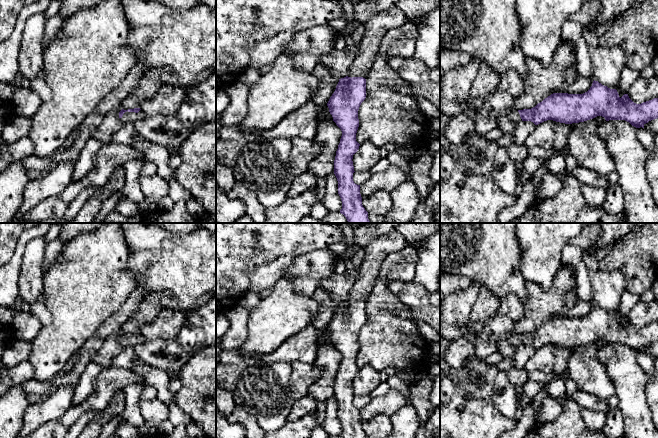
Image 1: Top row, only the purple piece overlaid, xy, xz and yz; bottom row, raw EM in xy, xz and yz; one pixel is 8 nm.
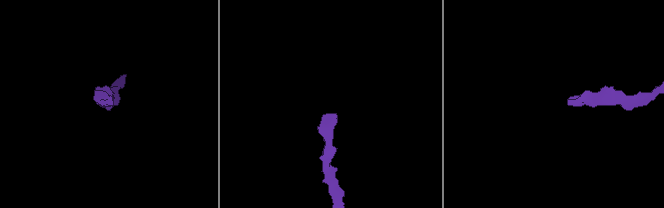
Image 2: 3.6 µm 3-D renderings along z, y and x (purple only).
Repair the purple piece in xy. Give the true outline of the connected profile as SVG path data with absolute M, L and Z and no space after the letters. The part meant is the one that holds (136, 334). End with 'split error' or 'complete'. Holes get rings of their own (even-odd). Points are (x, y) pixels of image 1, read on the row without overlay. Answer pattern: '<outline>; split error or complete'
M134 332L134 333L128 333L124 334L122 333L119 336L119 342L122 346L137 346L142 345L146 342L145 338L141 335L140 332Z; split error

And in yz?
M594 304L590 313L583 318L553 317L531 333L513 332L507 336L508 343L515 347L531 345L535 349L547 344L565 348L579 347L597 340L604 341L606 345L625 344L636 352L644 352L646 347L658 342L658 322L636 328L628 318L624 318L620 322L616 313L610 313Z; split error

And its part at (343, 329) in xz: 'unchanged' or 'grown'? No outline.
grown

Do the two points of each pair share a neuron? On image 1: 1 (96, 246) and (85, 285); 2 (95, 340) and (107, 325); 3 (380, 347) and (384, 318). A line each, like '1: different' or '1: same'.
1: same
2: same
3: same

